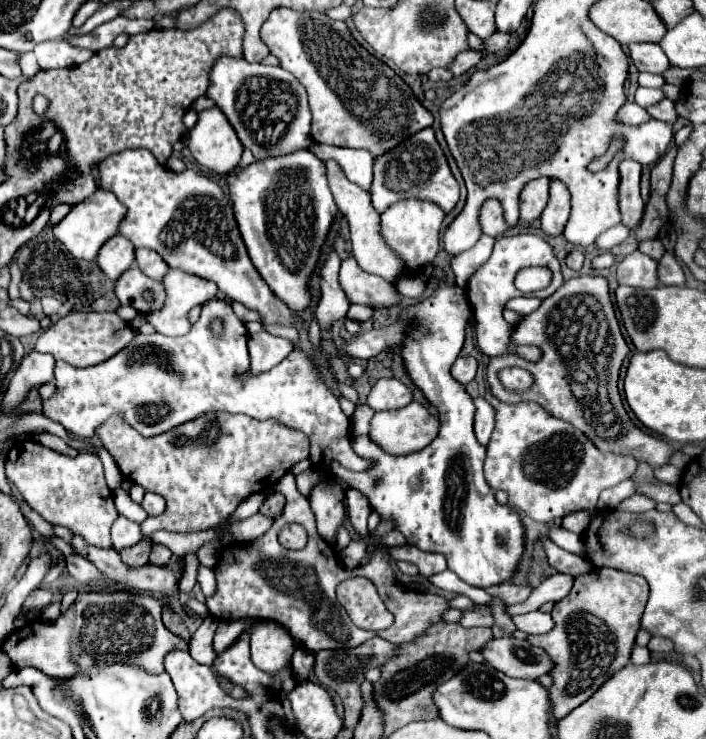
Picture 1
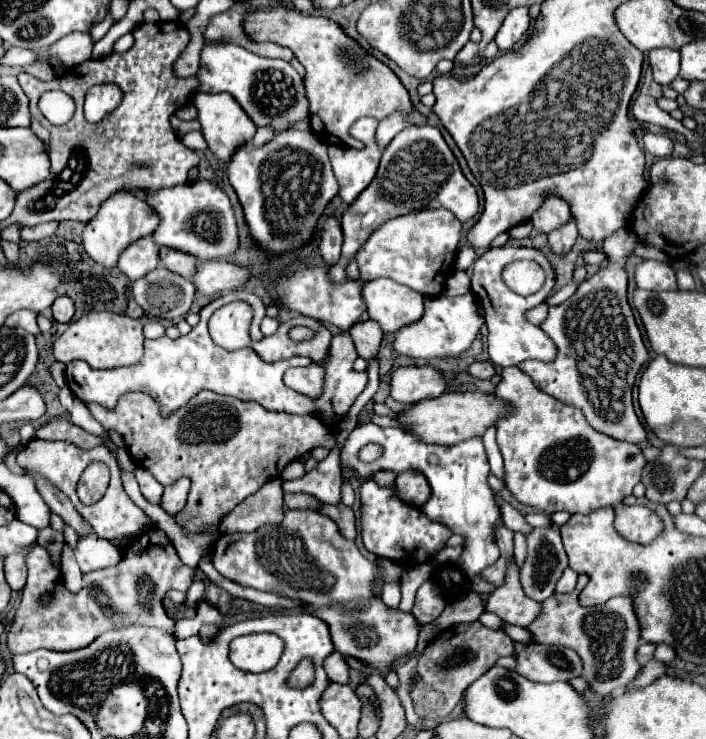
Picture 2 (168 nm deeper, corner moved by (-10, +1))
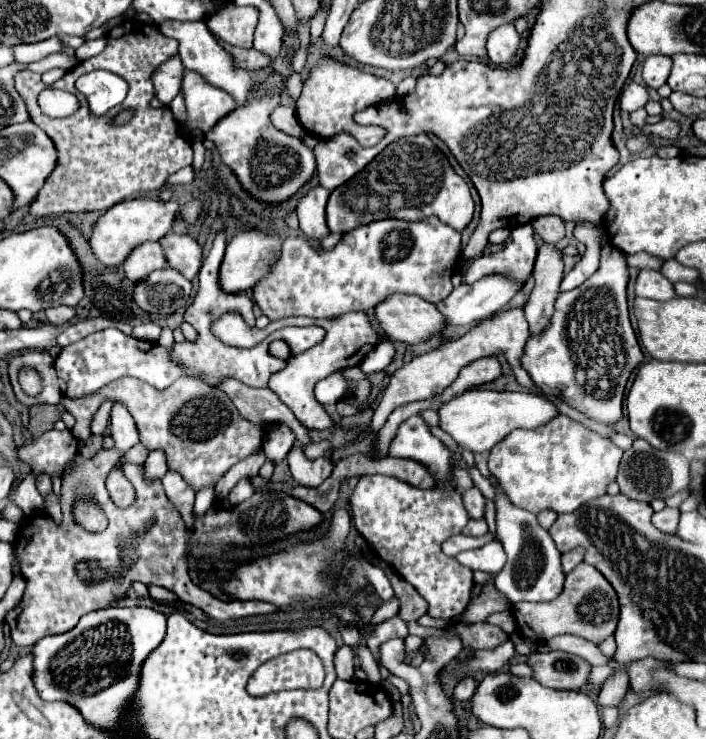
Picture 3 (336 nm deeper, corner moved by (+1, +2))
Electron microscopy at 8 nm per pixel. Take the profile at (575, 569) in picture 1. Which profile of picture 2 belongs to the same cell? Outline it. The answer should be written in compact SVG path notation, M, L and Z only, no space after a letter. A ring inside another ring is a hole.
M499 498L499 508L501 508L501 516L503 516L503 522L505 522L507 528L511 528L513 532L515 530L521 530L523 534L531 532L531 528L525 524L523 514L519 514L517 508L513 508L511 504L507 504L503 498Z

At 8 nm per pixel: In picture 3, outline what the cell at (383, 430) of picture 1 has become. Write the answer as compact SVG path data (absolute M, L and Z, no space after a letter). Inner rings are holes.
M470 389L464 391L450 401L438 407L440 429L446 431L460 447L470 451L490 451L498 441L502 441L510 431L524 427L536 429L548 423L552 417L558 415L558 409L544 401L538 395L530 393L512 393L512 391L490 391L490 389Z

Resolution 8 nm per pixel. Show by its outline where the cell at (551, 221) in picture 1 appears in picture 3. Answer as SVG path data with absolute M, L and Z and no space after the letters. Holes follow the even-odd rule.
M544 243L538 249L538 257L534 265L536 285L530 293L528 303L524 305L524 313L530 323L532 333L540 333L546 327L548 319L552 317L562 273L564 273L562 251L556 245Z

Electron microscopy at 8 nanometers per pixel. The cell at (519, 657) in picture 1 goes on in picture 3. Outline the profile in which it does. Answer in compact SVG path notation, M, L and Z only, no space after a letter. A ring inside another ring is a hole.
M564 651L532 653L526 663L532 667L532 679L554 689L580 689L590 673L588 661Z

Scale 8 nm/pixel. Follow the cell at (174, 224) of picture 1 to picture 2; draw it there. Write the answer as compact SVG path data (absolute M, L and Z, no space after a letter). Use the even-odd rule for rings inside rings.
M197 180L173 188L163 188L147 194L147 202L161 216L161 224L153 238L159 246L171 246L195 254L199 260L217 260L237 250L237 224L231 202L217 182Z

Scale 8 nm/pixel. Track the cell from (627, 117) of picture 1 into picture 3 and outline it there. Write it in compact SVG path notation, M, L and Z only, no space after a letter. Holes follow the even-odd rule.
M630 81L622 89L622 95L620 95L620 109L622 111L632 113L632 111L642 109L646 103L648 103L648 93L646 93L646 87L644 85L638 85L638 83Z

